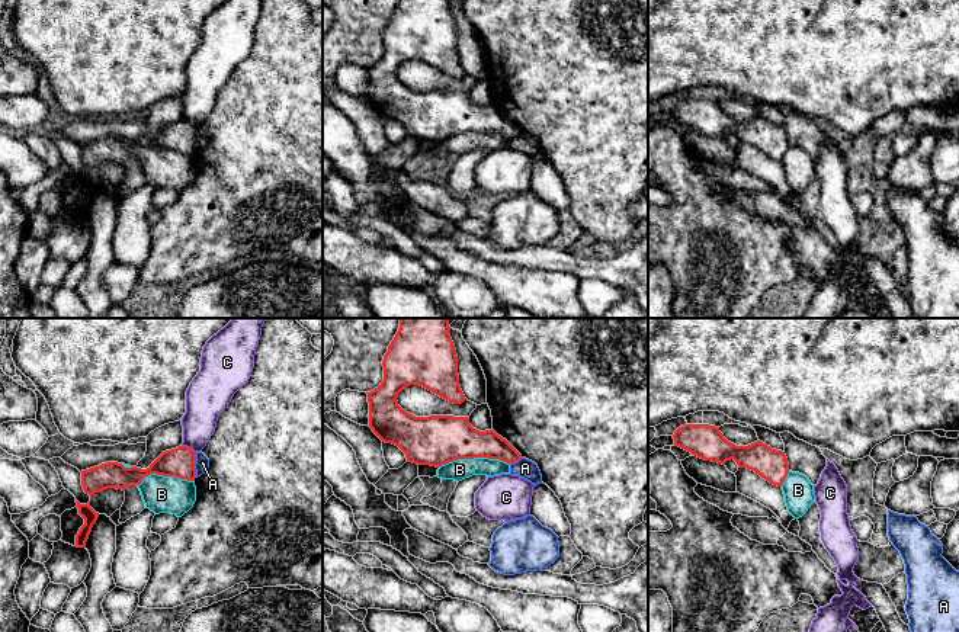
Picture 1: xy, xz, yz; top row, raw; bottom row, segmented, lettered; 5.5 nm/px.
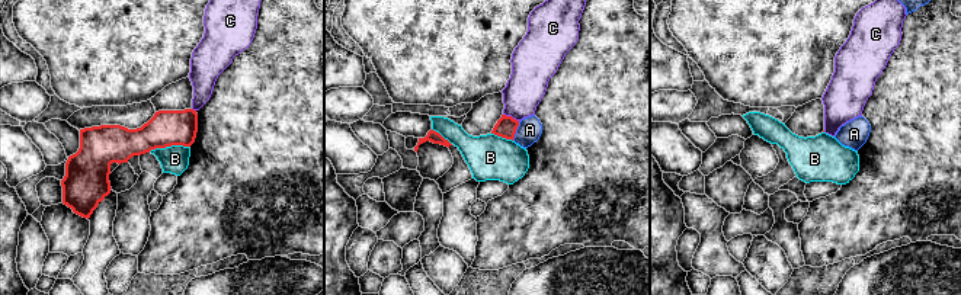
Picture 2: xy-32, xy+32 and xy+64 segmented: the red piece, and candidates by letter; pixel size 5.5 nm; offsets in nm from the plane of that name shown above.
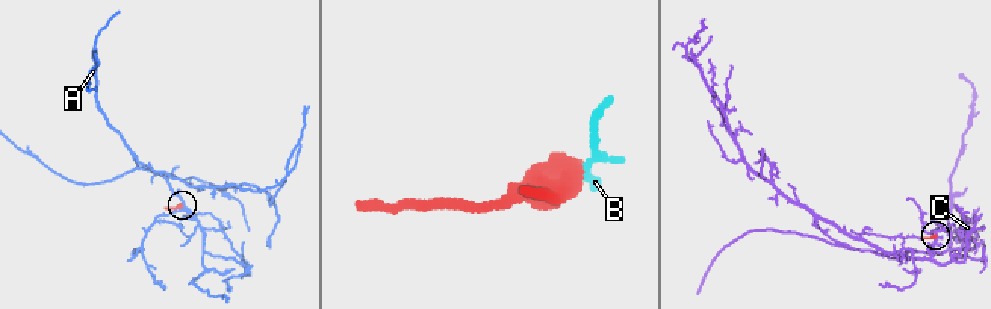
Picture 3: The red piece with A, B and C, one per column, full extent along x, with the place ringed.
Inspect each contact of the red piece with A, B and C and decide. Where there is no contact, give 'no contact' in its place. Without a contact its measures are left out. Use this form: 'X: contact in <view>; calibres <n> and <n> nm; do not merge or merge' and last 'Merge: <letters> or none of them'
A: contact in xy; calibres 170 and 80 nm; do not merge
B: contact in xz; calibres 280 and 120 nm; do not merge
C: contact in xy; calibres 170 and 200 nm; do not merge
Merge: none of them

